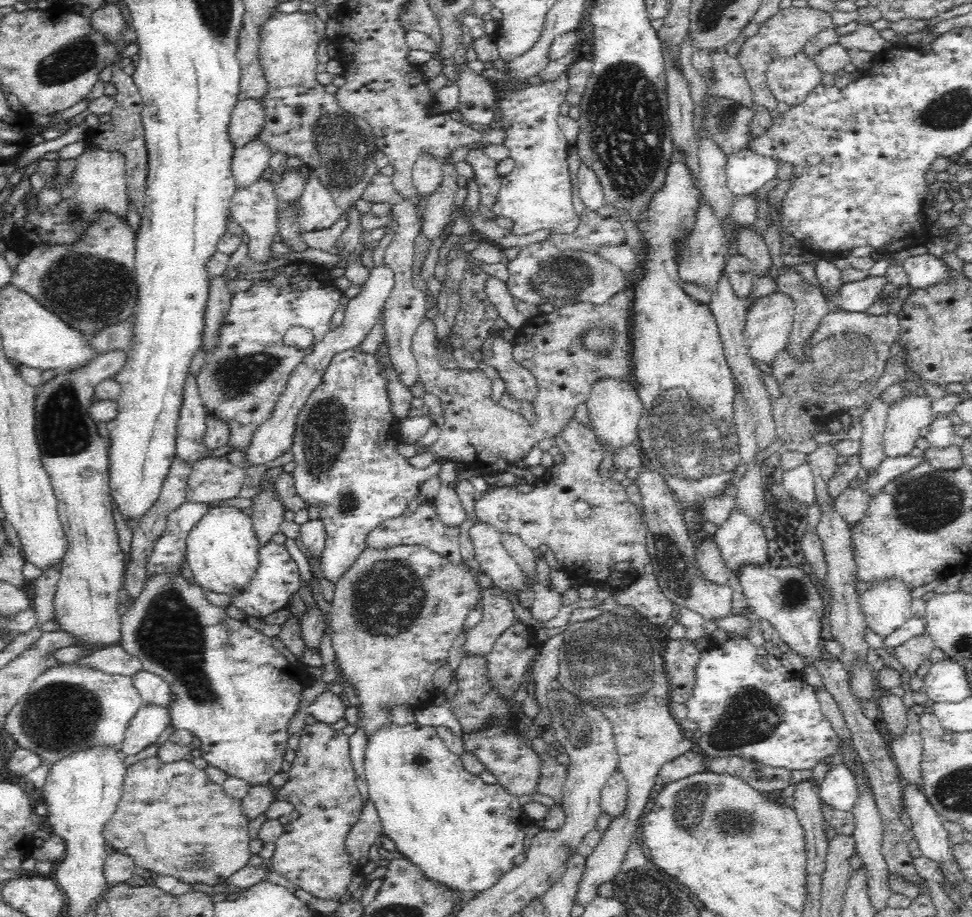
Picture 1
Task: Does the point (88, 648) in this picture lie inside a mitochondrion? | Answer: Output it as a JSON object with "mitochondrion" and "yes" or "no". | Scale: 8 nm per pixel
{"mitochondrion":"no"}

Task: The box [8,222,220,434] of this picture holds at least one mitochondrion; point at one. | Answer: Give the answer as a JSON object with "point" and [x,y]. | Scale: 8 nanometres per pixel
{"point":[88,288]}

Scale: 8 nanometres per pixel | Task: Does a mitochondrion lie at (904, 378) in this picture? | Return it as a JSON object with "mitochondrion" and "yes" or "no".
{"mitochondrion":"no"}

